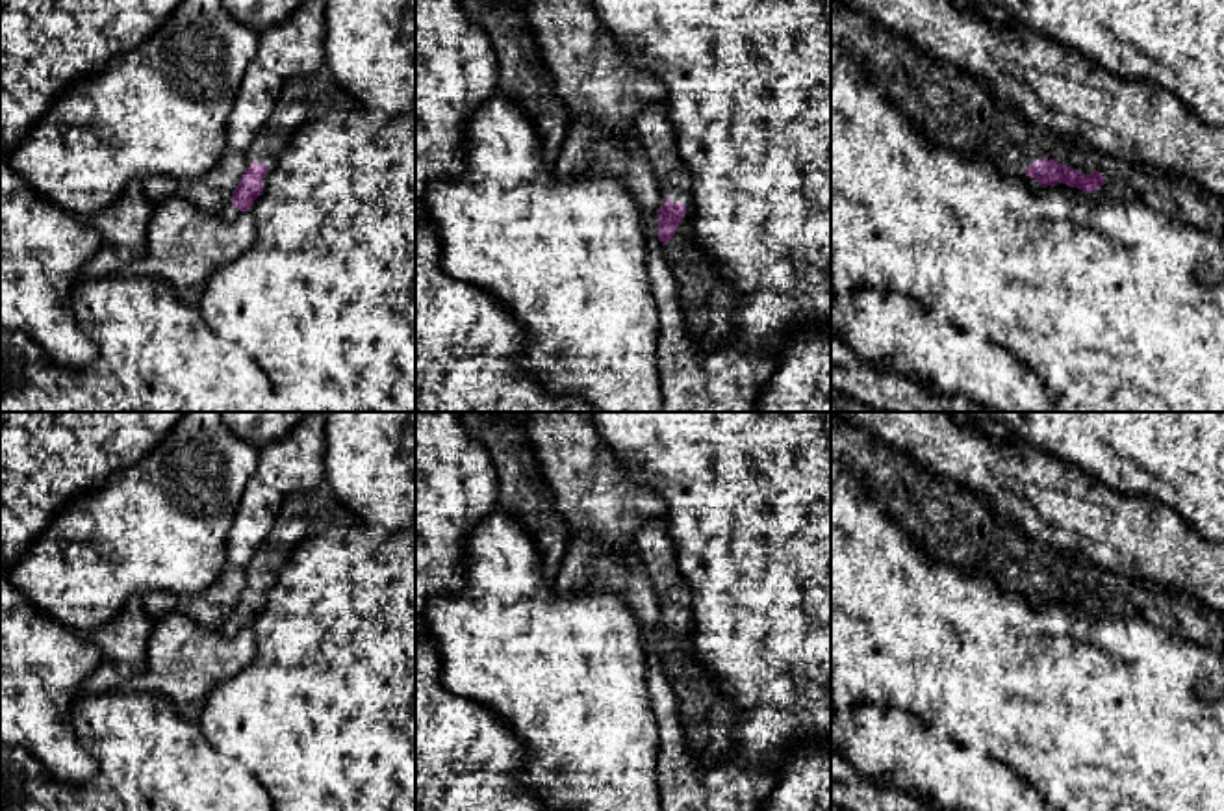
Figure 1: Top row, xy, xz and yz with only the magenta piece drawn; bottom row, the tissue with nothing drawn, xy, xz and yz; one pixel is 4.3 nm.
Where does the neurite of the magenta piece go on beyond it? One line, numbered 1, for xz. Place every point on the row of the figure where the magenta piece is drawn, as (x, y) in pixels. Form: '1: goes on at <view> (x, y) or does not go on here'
1: goes on at xz (651, 127)

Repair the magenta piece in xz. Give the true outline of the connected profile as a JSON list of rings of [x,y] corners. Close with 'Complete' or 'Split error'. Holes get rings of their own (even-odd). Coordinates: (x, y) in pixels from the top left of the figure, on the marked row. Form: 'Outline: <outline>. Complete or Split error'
Outline: [[[668,104],[640,111],[632,132],[645,158],[653,163],[660,187],[658,239],[669,256],[681,258],[694,239],[692,176],[686,163],[677,156]]]. Split error

